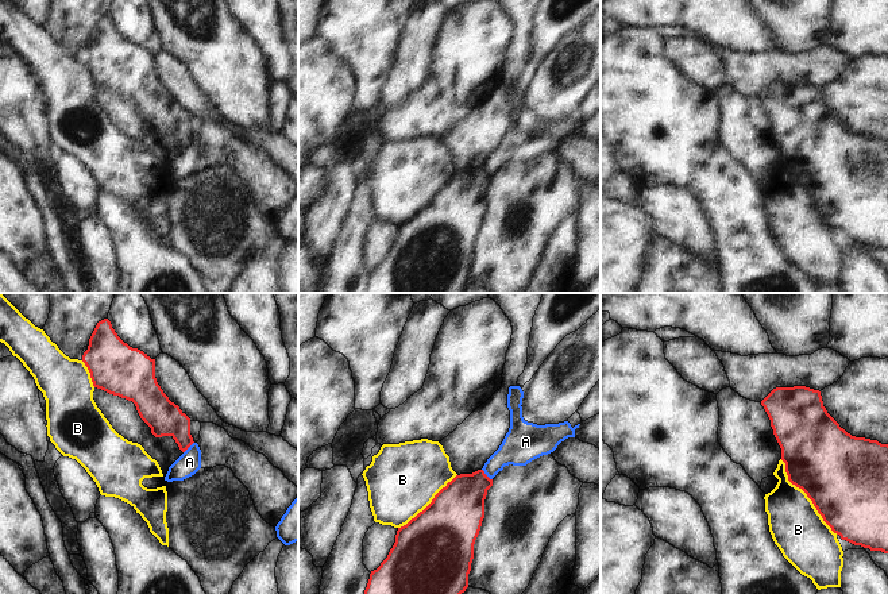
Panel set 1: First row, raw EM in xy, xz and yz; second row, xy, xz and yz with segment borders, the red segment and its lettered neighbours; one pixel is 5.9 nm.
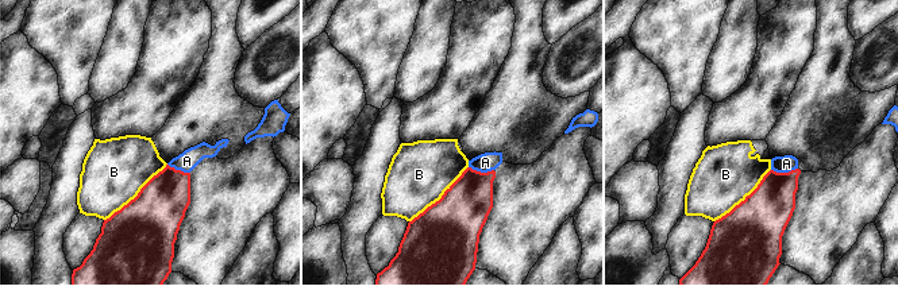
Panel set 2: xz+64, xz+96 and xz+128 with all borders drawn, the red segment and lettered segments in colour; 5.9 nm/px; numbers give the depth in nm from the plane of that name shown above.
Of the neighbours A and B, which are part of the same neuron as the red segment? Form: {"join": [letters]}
{"join": []}

